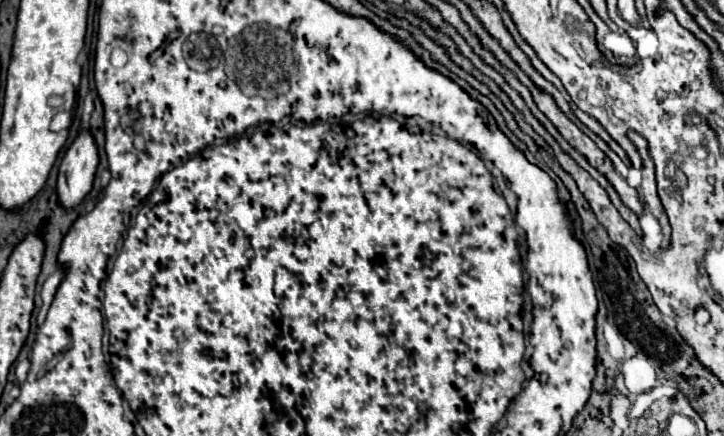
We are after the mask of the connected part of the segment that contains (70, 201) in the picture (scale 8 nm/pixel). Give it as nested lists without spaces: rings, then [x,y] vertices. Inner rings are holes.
[[[80,129],[66,149],[58,171],[58,197],[64,207],[76,207],[92,189],[98,167],[98,147],[90,129]]]

